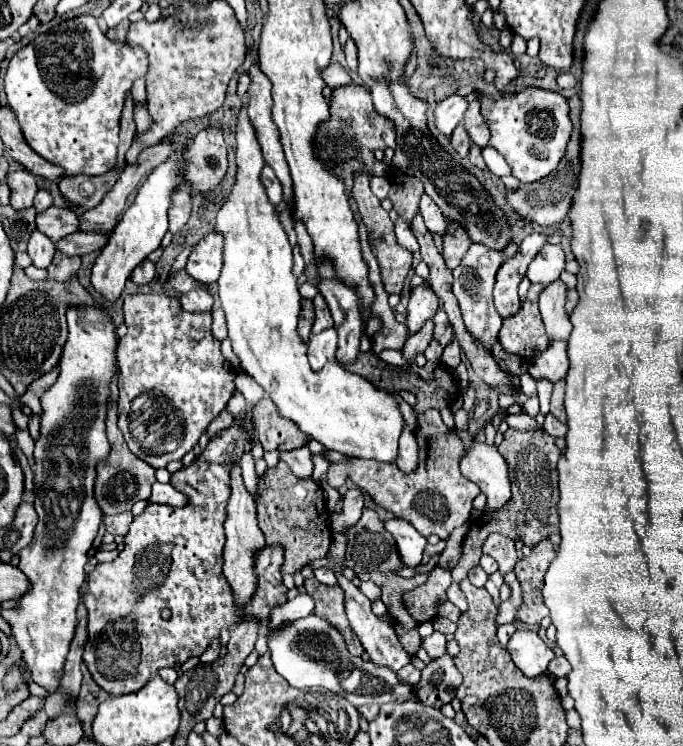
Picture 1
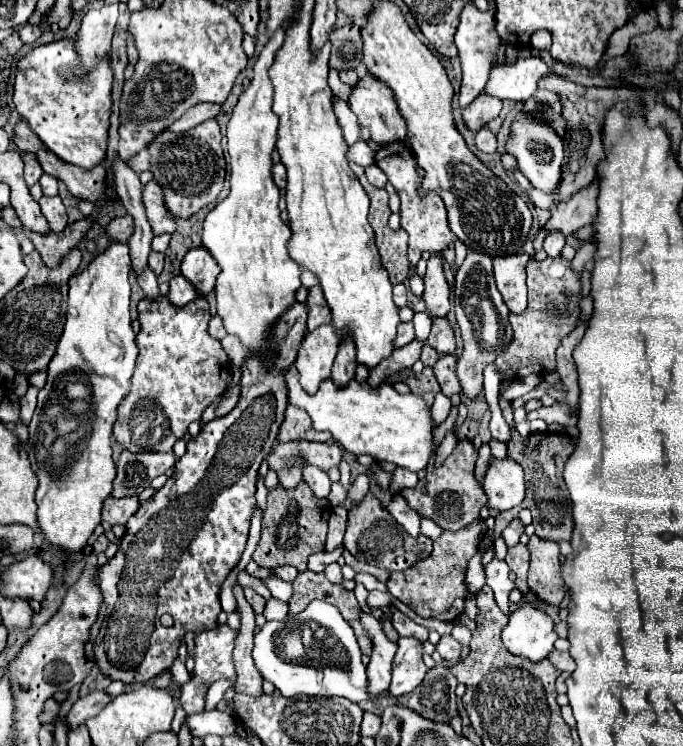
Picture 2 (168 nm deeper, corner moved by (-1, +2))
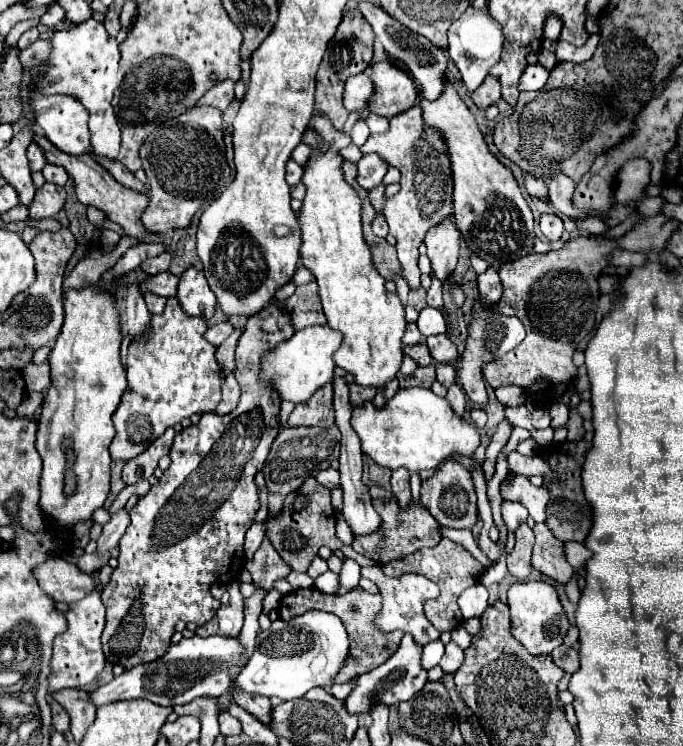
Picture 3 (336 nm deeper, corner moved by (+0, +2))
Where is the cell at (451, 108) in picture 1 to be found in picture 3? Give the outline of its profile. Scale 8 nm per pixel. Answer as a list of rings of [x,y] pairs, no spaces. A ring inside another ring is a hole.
[[[468,6],[466,12],[450,26],[447,37],[448,54],[458,66],[468,92],[474,92],[484,82],[490,68],[500,62],[500,52],[502,52],[502,42],[504,42],[500,24],[488,14],[487,7],[478,9]]]

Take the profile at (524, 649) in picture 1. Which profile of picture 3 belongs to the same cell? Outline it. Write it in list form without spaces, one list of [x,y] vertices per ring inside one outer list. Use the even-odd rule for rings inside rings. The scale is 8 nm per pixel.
[[[518,582],[508,590],[508,606],[512,614],[512,636],[530,652],[530,654],[550,654],[562,644],[570,624],[566,620],[564,608],[558,602],[556,590],[546,582]]]

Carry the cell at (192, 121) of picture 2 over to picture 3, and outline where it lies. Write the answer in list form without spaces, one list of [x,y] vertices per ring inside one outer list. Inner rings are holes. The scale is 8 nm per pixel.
[[[226,80],[216,84],[212,90],[208,90],[196,106],[214,106],[218,110],[226,110],[228,104],[234,100],[234,82]]]

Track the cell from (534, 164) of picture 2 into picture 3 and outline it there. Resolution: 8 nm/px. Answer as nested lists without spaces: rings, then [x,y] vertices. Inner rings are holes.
[[[556,172],[550,182],[548,182],[548,196],[554,204],[554,208],[570,218],[586,218],[584,212],[572,208],[572,192],[574,192],[574,182],[564,174],[564,172]]]

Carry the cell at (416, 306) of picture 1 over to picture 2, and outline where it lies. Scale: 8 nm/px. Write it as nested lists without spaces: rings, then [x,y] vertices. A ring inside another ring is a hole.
[[[431,254],[431,258],[427,260],[427,274],[425,274],[425,292],[423,292],[423,300],[427,304],[427,312],[433,318],[439,316],[447,316],[449,312],[449,284],[445,280],[443,274],[443,254]]]

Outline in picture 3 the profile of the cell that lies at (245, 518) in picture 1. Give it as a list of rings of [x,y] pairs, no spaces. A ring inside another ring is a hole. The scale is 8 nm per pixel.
[[[236,690],[236,704],[242,706],[244,710],[248,710],[252,716],[256,716],[262,724],[270,722],[270,700],[268,698],[260,698],[260,694],[240,694],[240,690]]]

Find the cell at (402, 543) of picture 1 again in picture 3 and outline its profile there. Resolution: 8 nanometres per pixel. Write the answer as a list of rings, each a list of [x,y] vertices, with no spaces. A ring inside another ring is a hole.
[[[398,468],[392,472],[392,494],[398,500],[400,510],[408,510],[408,502],[412,500],[410,496],[410,484],[408,484],[408,470]]]

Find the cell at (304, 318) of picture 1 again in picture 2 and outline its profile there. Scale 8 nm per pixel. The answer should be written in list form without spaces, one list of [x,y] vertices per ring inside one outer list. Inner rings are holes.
[[[293,302],[291,308],[273,322],[269,330],[269,344],[277,354],[273,366],[269,366],[259,354],[245,356],[241,366],[239,404],[227,416],[201,422],[201,432],[191,436],[187,442],[187,452],[175,462],[177,476],[171,476],[161,490],[157,490],[149,500],[141,502],[139,510],[125,524],[127,530],[121,538],[117,554],[105,566],[101,566],[97,578],[103,590],[103,608],[93,624],[91,638],[95,644],[97,666],[111,680],[129,684],[155,678],[173,664],[181,640],[189,630],[199,634],[201,630],[211,630],[217,626],[217,616],[221,612],[219,590],[229,572],[239,564],[245,550],[251,516],[257,506],[257,470],[275,444],[287,408],[287,384],[283,372],[295,362],[299,342],[305,336],[305,324],[307,310],[301,302]],[[163,614],[173,616],[171,628],[161,626],[159,618]]]

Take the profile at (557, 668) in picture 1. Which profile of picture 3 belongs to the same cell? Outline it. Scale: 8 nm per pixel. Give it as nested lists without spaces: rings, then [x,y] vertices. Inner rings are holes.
[[[566,644],[558,646],[554,652],[552,652],[552,658],[554,662],[568,674],[572,674],[576,668],[578,668],[578,652]]]

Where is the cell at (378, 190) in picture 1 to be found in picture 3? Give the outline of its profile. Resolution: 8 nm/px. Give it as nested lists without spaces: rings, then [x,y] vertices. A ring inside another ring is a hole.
[[[368,154],[358,162],[358,184],[366,190],[372,190],[382,182],[386,170],[388,164],[382,158],[378,158],[378,154]]]

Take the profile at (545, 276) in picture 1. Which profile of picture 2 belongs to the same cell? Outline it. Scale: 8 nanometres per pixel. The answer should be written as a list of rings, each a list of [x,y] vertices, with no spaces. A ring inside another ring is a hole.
[[[549,230],[547,236],[545,236],[545,242],[543,242],[543,248],[547,252],[547,256],[559,256],[561,250],[565,246],[565,236],[559,232],[559,230]]]

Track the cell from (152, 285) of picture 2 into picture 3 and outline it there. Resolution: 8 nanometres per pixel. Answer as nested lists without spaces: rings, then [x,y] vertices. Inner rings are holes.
[[[144,294],[144,298],[146,298],[146,306],[148,306],[150,314],[160,314],[164,310],[164,304],[166,304],[164,298],[160,298],[156,294]]]

